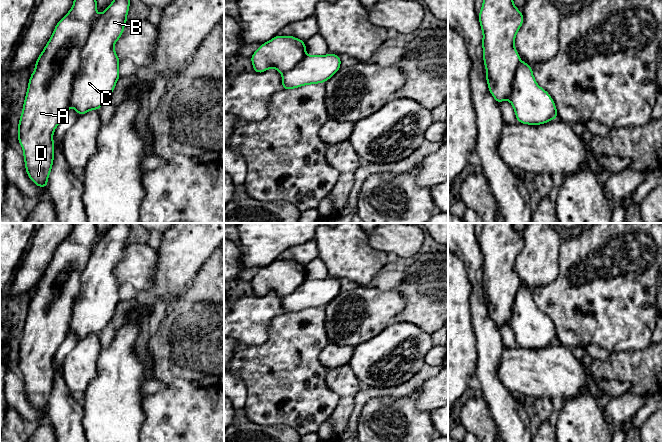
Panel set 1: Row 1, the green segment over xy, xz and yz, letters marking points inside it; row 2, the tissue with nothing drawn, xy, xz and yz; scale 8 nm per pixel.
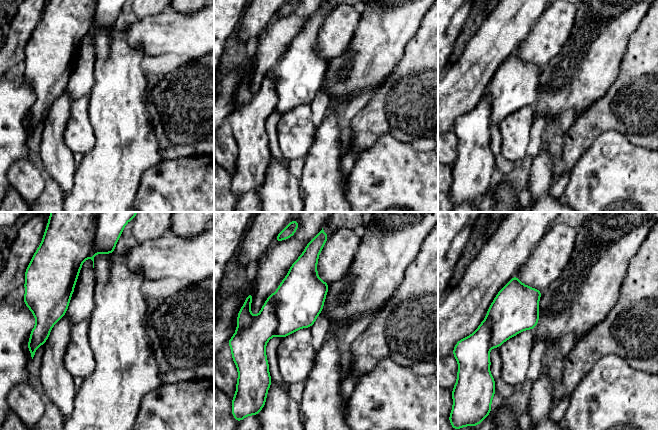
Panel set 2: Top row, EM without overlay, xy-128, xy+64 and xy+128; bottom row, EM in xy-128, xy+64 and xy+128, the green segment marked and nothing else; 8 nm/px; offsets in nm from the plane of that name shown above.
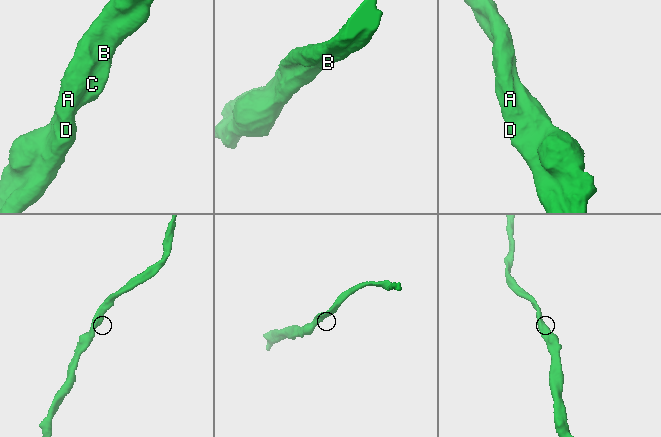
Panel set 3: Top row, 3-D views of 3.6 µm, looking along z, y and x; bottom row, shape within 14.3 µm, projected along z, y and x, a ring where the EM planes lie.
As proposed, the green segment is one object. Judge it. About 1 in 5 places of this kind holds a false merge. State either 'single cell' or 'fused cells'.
single cell

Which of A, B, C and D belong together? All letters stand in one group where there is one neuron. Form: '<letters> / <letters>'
A B C D

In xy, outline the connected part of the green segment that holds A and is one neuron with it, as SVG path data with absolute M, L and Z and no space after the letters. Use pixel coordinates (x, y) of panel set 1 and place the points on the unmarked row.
M74 223L72 232L56 248L48 267L36 284L35 295L31 297L28 306L28 314L18 348L18 365L23 373L26 396L35 409L47 411L54 384L53 357L66 340L68 333L74 332L81 340L90 334L99 334L111 320L120 301L120 284L114 274L114 269L124 255L129 231L130 223L114 223L98 240L96 223Z

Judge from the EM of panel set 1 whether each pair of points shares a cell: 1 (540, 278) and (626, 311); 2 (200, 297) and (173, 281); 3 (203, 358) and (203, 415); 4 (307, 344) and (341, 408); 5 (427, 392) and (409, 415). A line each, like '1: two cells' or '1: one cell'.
1: two cells
2: two cells
3: two cells
4: two cells
5: two cells

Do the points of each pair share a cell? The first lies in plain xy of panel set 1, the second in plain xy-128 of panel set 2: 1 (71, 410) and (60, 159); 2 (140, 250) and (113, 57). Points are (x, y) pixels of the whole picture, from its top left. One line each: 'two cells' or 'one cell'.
1: one cell
2: two cells

